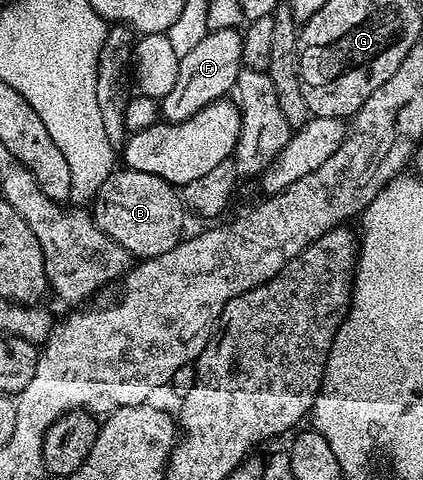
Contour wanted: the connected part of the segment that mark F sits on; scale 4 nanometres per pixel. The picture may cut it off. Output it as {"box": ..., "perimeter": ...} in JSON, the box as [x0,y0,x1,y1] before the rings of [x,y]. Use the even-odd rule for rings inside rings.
{"box":[159,29,243,123],"perimeter":[[[239,29],[213,30],[196,45],[193,50],[186,52],[178,64],[178,80],[174,88],[159,99],[160,113],[166,123],[184,122],[196,112],[201,112],[208,104],[223,99],[233,93],[236,77],[242,69],[243,33]]]}

